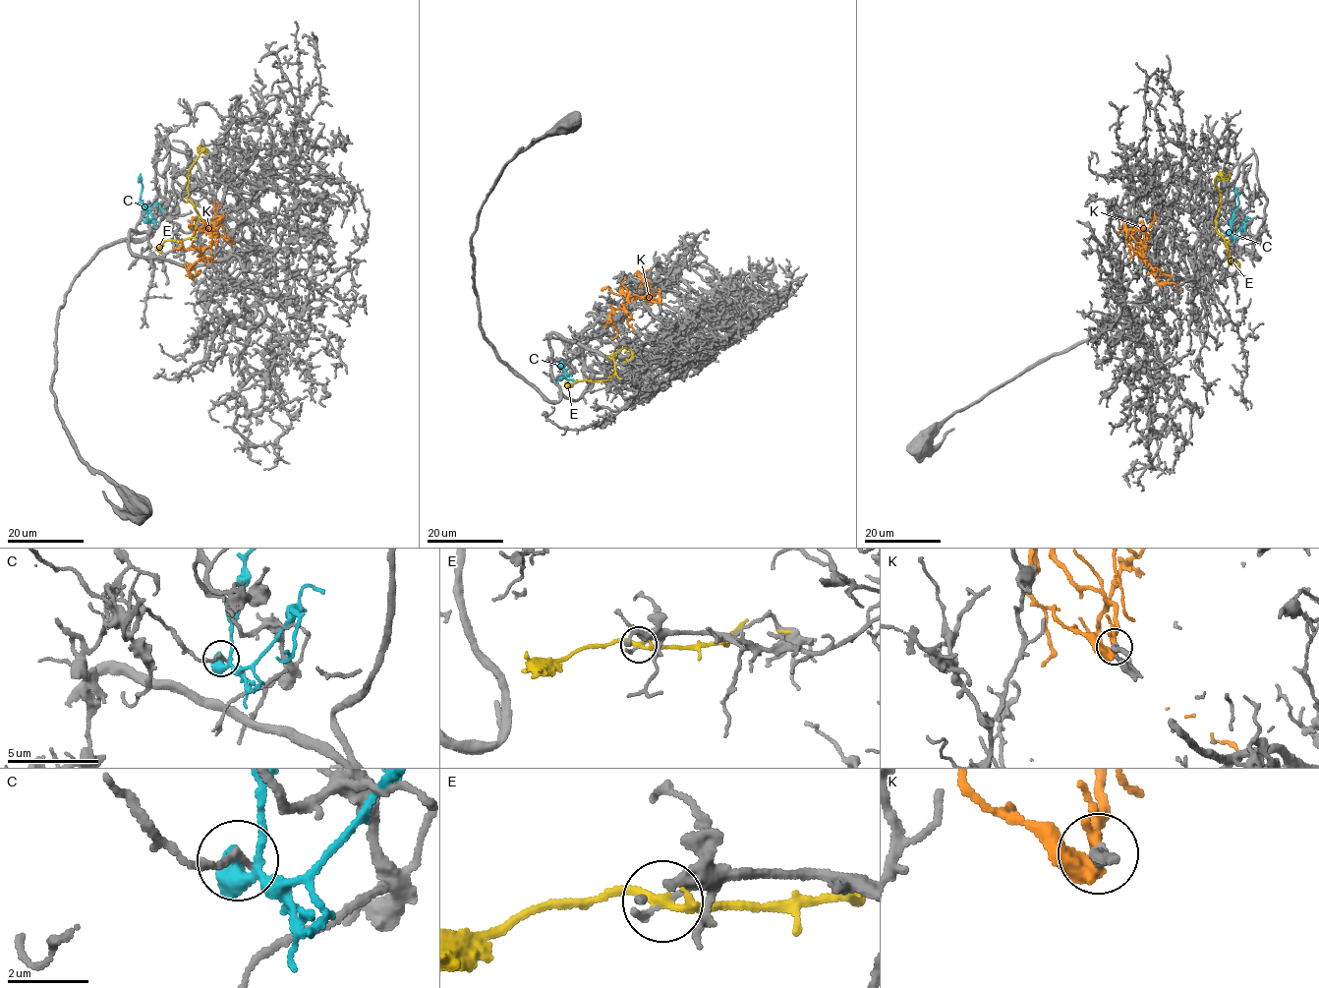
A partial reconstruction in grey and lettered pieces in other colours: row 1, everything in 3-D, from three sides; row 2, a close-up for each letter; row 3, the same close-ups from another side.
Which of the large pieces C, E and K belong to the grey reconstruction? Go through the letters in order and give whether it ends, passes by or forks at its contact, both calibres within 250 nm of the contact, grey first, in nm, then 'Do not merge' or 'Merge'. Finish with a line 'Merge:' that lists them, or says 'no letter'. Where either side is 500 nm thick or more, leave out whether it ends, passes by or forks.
C: It passes by. Thickness 200 nm (grey) against 480 nm. Do not merge
E: It forks there. Thickness 180 nm (grey) against 180 nm. Do not merge
K: It passes by. Thickness 300 nm (grey) against 440 nm. Merge
Merge: K

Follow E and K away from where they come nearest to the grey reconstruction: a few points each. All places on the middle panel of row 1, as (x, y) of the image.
E: (589, 380), (606, 380), (614, 363), (608, 357), (617, 350), (630, 350), (632, 356), (626, 358)
K: (658, 303), (632, 296), (621, 308), (615, 309), (609, 316), (617, 334), (611, 339)

